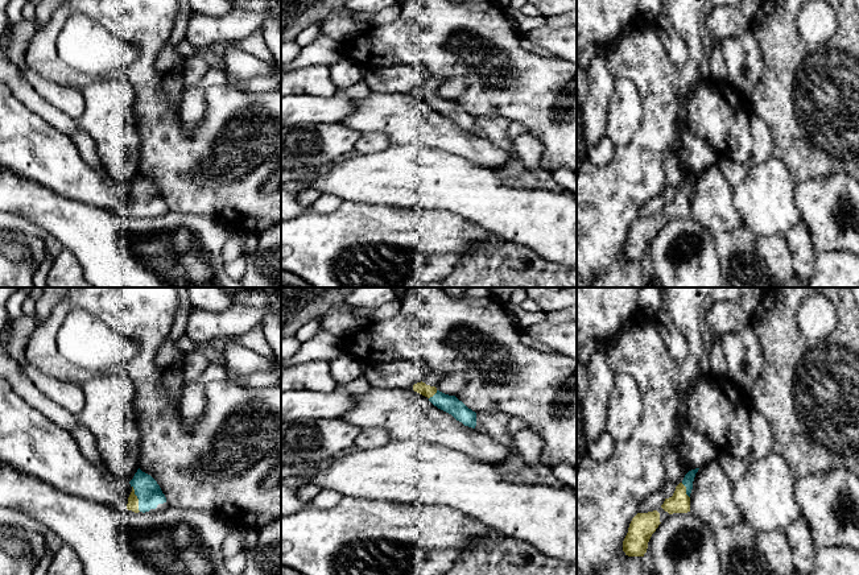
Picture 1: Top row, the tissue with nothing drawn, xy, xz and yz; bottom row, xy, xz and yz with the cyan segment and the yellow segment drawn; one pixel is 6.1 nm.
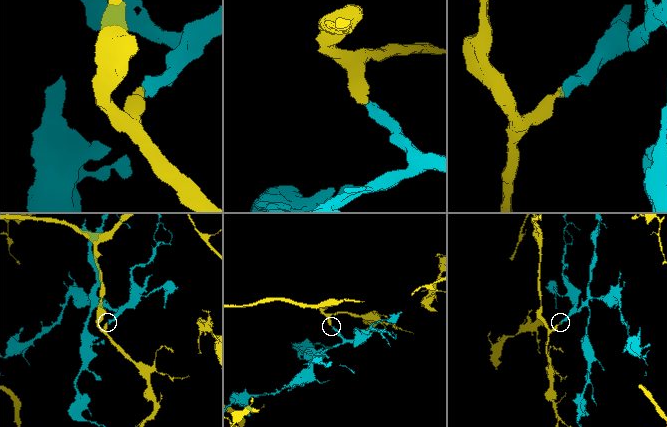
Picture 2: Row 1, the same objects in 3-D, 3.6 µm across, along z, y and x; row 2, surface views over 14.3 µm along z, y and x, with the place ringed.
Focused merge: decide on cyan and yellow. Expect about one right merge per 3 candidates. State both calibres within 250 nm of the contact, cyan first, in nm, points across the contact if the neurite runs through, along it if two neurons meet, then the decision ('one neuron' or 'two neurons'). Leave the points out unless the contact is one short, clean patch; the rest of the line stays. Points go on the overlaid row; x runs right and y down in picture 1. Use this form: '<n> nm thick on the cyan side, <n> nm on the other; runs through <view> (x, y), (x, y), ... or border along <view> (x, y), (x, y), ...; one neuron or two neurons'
150 nm thick on the cyan side, 70 nm on the other; one neuron

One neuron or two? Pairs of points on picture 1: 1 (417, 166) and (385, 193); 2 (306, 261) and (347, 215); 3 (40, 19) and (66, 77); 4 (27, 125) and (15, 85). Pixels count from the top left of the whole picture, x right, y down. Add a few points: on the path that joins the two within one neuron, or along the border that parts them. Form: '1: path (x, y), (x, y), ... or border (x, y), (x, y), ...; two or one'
1: path (409, 174), (403, 176), (393, 185); one
2: path (318, 249), (341, 227); one
3: border (54, 13), (37, 30); two
4: border (13, 94), (42, 118); two

